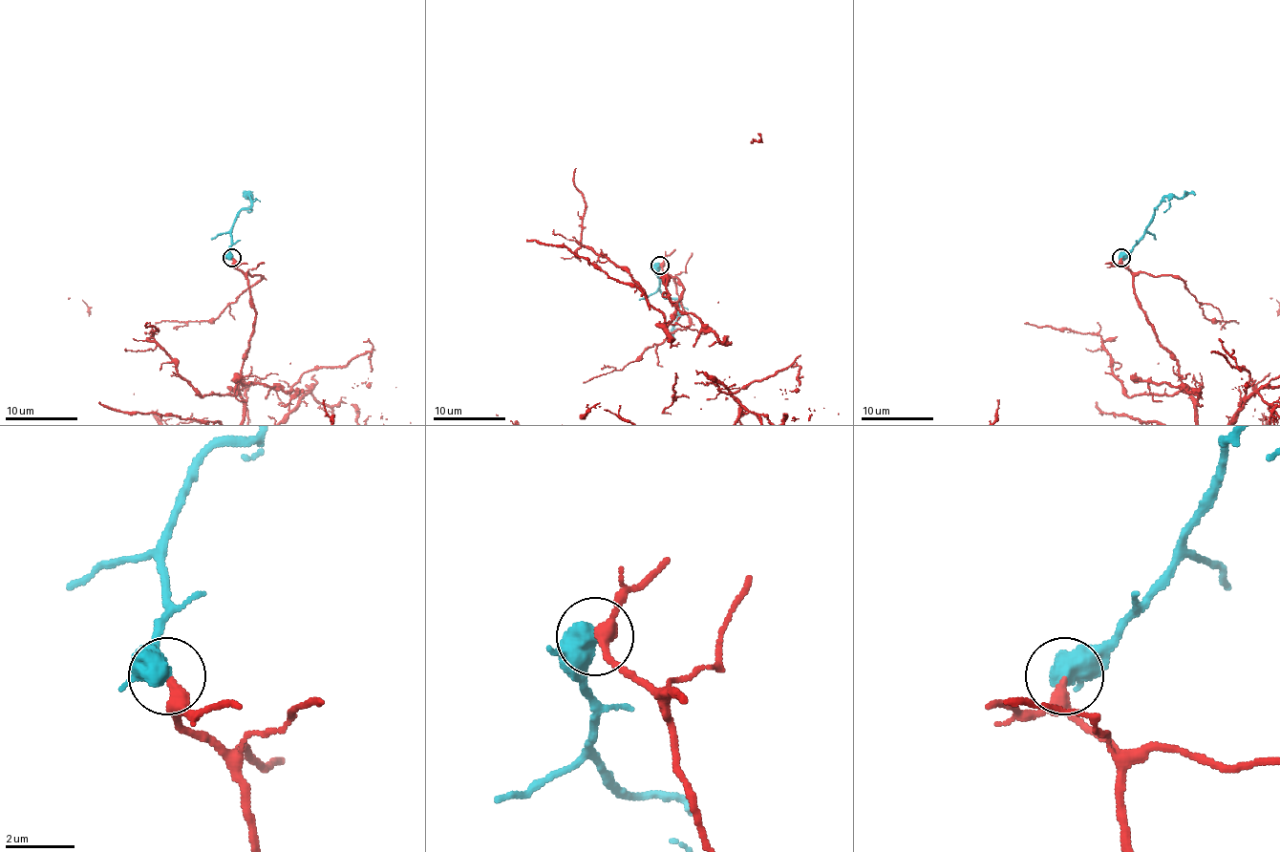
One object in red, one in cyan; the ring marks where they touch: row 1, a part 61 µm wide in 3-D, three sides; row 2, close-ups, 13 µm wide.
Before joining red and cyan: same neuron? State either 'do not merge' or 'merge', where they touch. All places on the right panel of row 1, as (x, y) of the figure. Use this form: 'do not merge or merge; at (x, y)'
merge; at (1121, 257)

